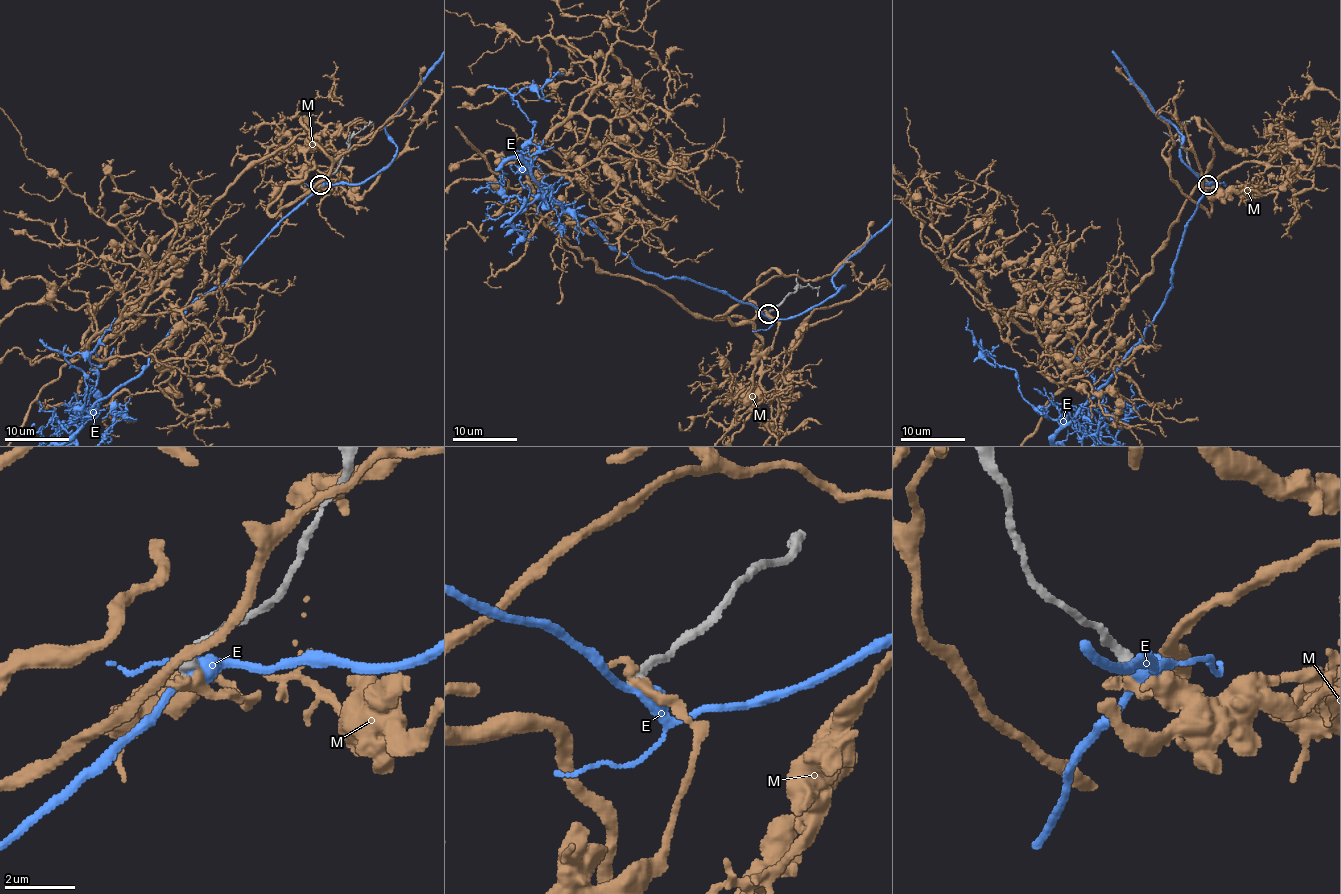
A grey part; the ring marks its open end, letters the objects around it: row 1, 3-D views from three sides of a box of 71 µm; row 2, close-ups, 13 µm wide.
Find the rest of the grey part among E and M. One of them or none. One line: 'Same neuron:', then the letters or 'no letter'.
Same neuron: M

